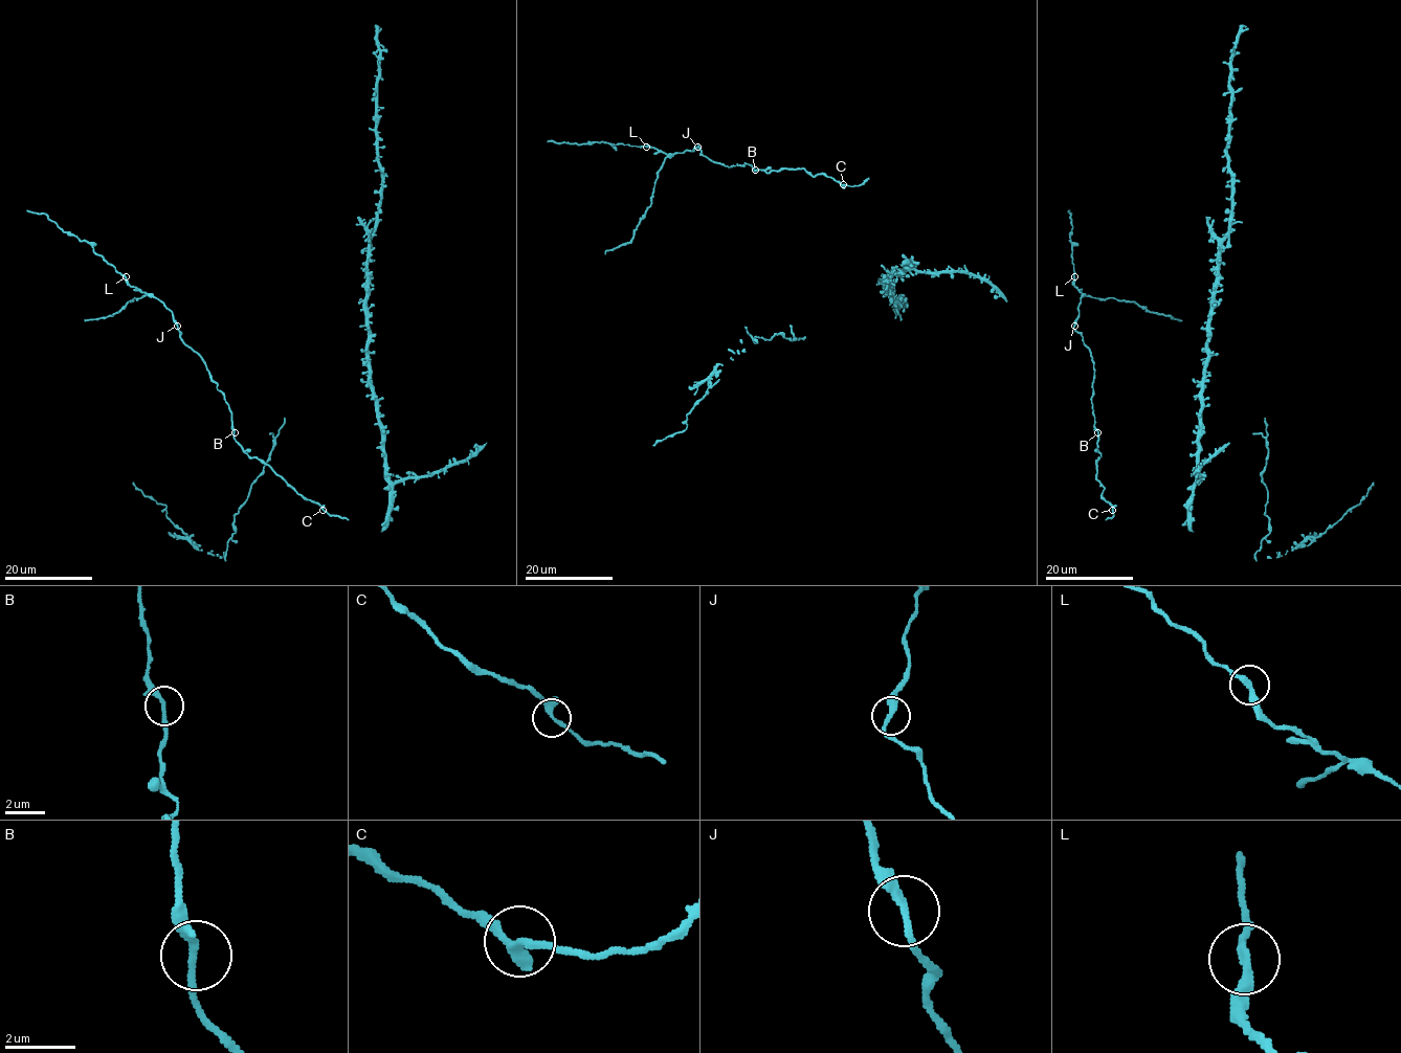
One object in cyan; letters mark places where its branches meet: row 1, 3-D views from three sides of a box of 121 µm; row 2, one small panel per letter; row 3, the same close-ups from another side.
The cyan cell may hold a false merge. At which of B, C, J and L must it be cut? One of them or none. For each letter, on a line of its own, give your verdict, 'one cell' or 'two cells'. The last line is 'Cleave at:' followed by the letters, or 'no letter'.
B: one cell
C: one cell
J: one cell
L: one cell
Cleave at: no letter

